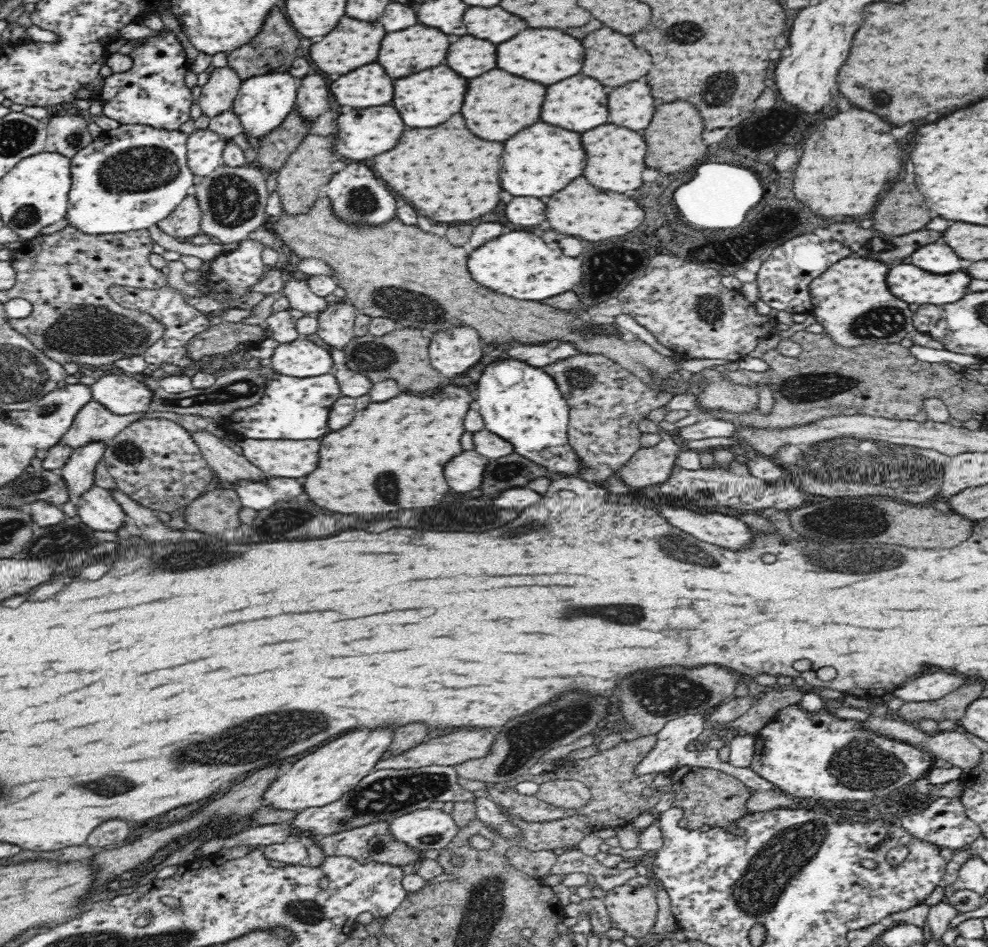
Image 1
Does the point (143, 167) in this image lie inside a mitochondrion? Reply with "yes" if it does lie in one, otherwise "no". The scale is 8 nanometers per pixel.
yes

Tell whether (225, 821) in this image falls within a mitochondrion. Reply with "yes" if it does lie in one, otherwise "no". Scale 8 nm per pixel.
yes

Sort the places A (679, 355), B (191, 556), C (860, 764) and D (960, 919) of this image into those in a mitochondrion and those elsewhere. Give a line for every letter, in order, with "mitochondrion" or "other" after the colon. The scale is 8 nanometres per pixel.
A: other
B: mitochondrion
C: mitochondrion
D: other

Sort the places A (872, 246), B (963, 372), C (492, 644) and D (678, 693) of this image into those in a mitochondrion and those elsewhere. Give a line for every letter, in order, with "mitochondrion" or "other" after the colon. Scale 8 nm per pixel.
A: mitochondrion
B: other
C: other
D: mitochondrion

